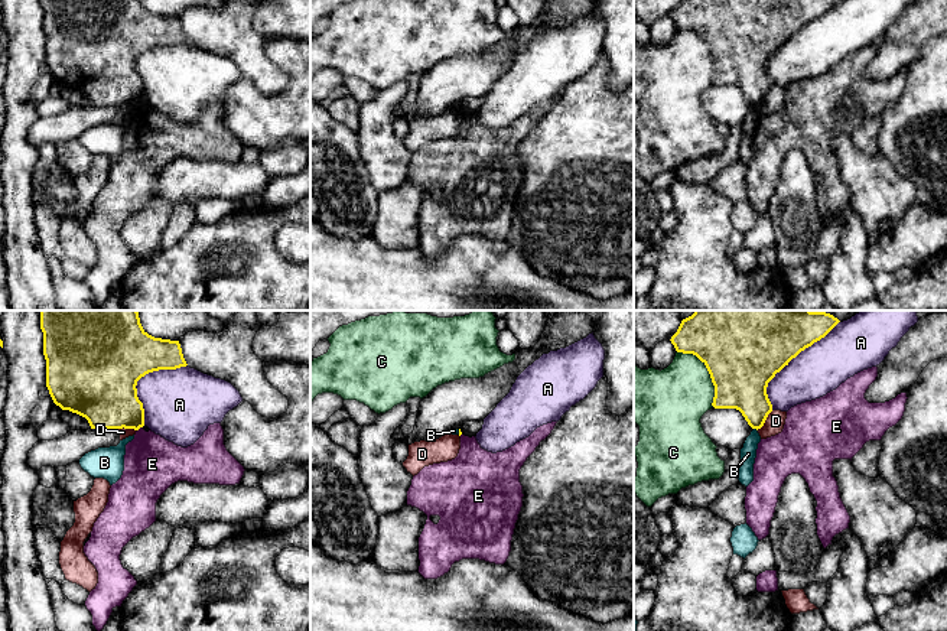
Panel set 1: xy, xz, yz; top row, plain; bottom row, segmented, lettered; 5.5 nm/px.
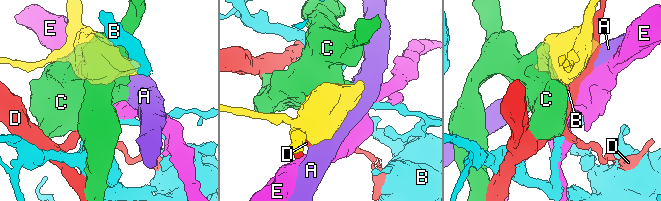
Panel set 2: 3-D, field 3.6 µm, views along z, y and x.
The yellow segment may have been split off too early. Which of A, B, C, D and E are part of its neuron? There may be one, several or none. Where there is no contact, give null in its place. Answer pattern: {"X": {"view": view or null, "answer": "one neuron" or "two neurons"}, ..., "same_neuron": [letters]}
{"A": {"view": "yz", "answer": "two neurons"}, "B": {"view": "yz", "answer": "two neurons"}, "C": {"view": "yz", "answer": "two neurons"}, "D": {"view": "yz", "answer": "two neurons"}, "E": {"view": "xy", "answer": "two neurons"}, "same_neuron": []}

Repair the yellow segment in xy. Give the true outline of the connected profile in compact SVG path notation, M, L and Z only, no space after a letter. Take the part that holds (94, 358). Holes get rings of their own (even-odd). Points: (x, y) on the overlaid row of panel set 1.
M40 310L46 387L56 406L85 417L91 429L144 426L137 381L149 373L186 367L179 341L149 335L137 310Z

